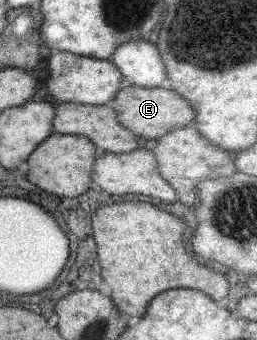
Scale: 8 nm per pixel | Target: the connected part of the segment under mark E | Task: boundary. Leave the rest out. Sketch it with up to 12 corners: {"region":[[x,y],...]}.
{"region":[[168,88],[118,89],[118,122],[150,144],[191,126],[190,103]]}

